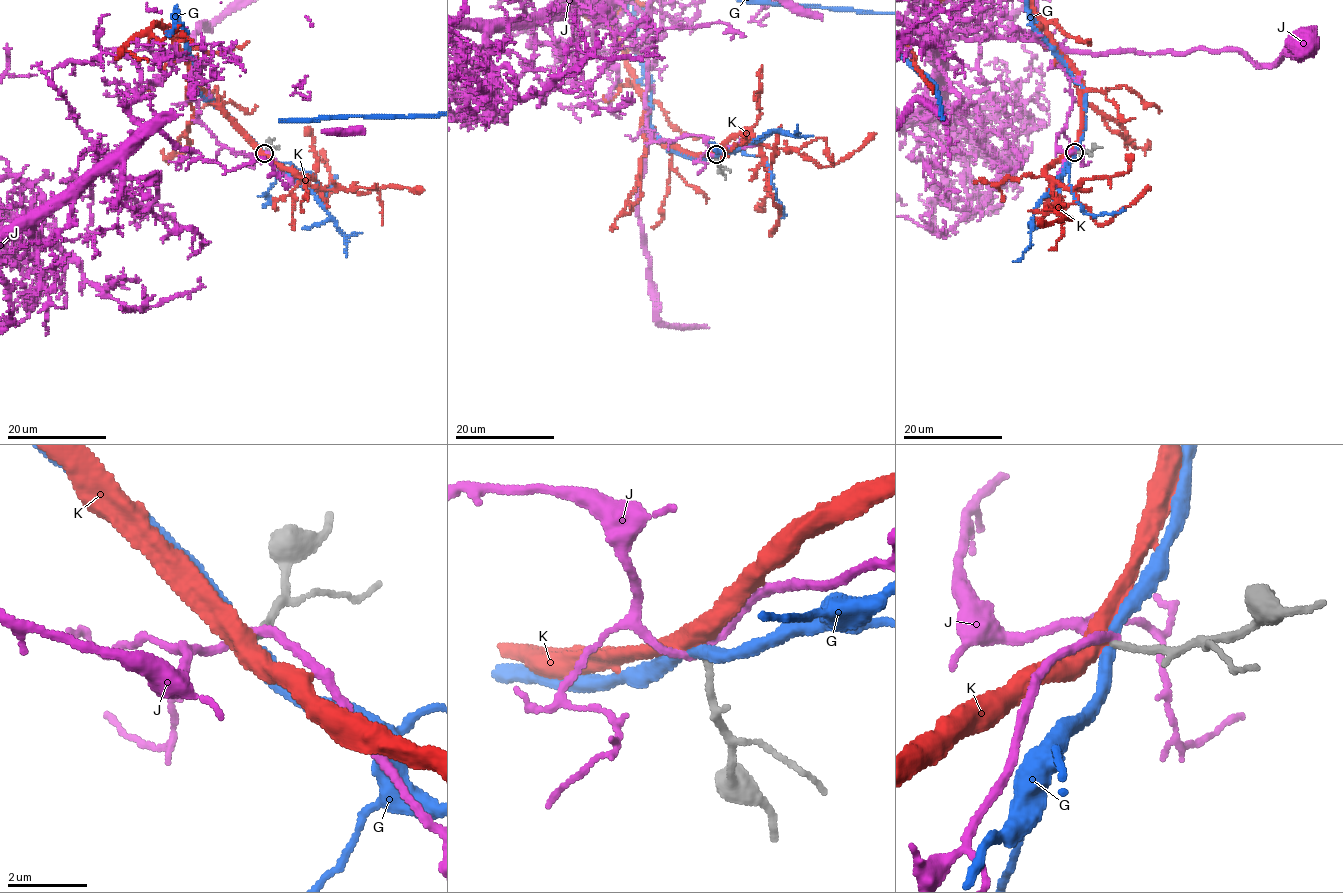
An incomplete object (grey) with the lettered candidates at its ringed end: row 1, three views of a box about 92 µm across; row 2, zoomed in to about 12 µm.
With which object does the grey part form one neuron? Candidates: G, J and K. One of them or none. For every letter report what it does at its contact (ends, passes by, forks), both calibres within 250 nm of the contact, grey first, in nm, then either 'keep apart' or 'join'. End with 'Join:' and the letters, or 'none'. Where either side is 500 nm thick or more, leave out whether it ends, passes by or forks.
G: it passes by; calibres 160 and 340 nm; keep apart
J: it passes by; calibres 160 and 200 nm; keep apart
K: it passes by; calibres 160 and 460 nm; join
Join: K

